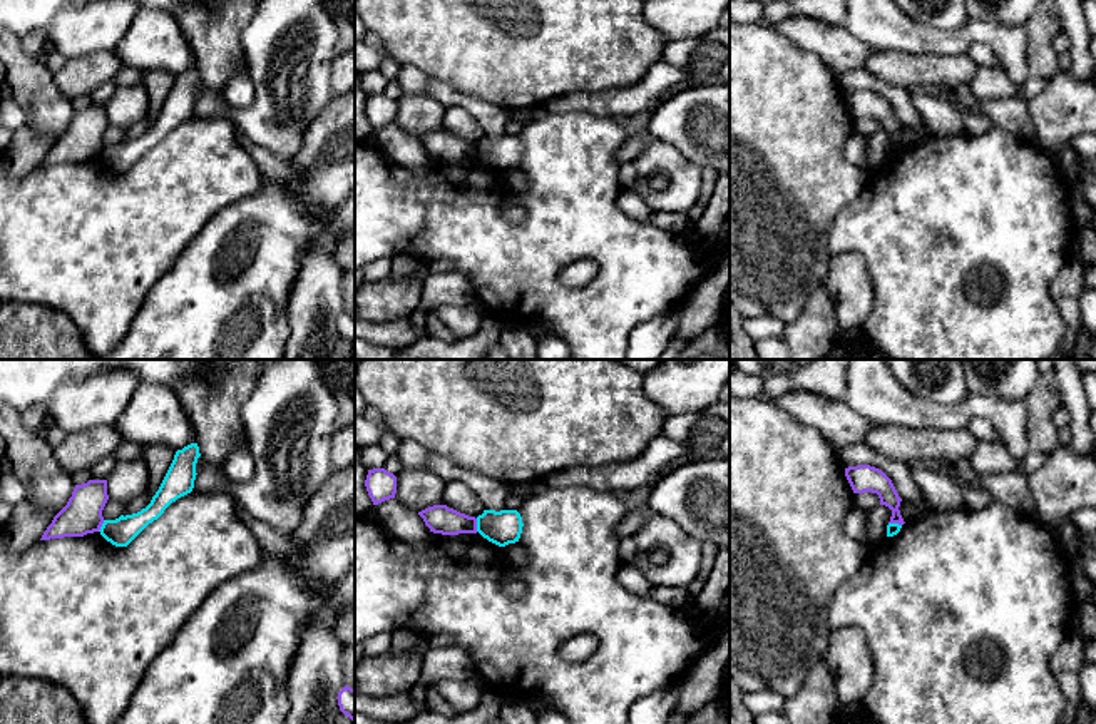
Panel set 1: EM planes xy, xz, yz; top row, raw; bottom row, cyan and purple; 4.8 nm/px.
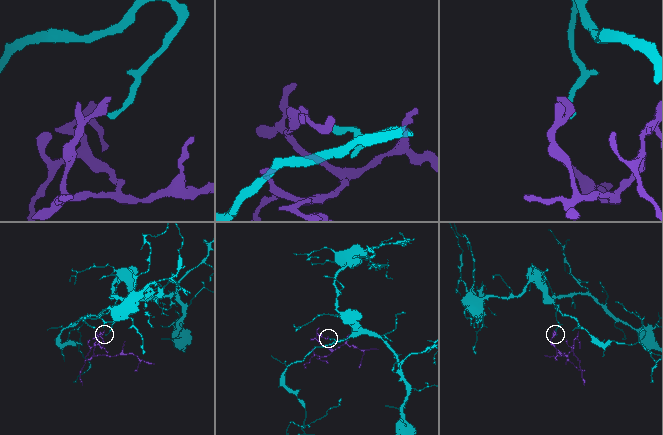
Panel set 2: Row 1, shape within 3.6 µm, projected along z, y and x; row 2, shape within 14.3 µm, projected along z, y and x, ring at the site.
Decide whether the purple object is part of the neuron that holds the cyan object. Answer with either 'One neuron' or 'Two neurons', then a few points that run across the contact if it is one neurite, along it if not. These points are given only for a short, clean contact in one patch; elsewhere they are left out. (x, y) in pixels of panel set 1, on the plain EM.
Two neurons. Line: xz (476, 144), (477, 156)

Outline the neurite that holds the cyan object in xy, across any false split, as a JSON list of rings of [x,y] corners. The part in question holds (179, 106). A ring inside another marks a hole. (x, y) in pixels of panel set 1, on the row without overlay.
[[[197,69],[177,75],[151,129],[137,139],[104,145],[99,156],[100,161],[115,172],[127,172],[149,149],[157,145],[172,127],[192,117],[199,82]]]

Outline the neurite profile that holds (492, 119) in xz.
[[[430,79],[427,94],[445,107],[463,107],[479,122],[485,135],[505,135],[505,125],[510,117],[504,107],[494,105],[477,97],[470,97],[467,94],[460,94],[448,84],[437,79]]]

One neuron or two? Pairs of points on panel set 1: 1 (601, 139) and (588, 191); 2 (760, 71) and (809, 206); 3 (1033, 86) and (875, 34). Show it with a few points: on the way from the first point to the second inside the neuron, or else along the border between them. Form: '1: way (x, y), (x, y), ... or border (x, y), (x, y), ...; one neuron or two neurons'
1: way (588, 152), (588, 178); one neuron
2: way (760, 104), (760, 158), (775, 173); one neuron
3: border (1029, 76), (1018, 92); two neurons

